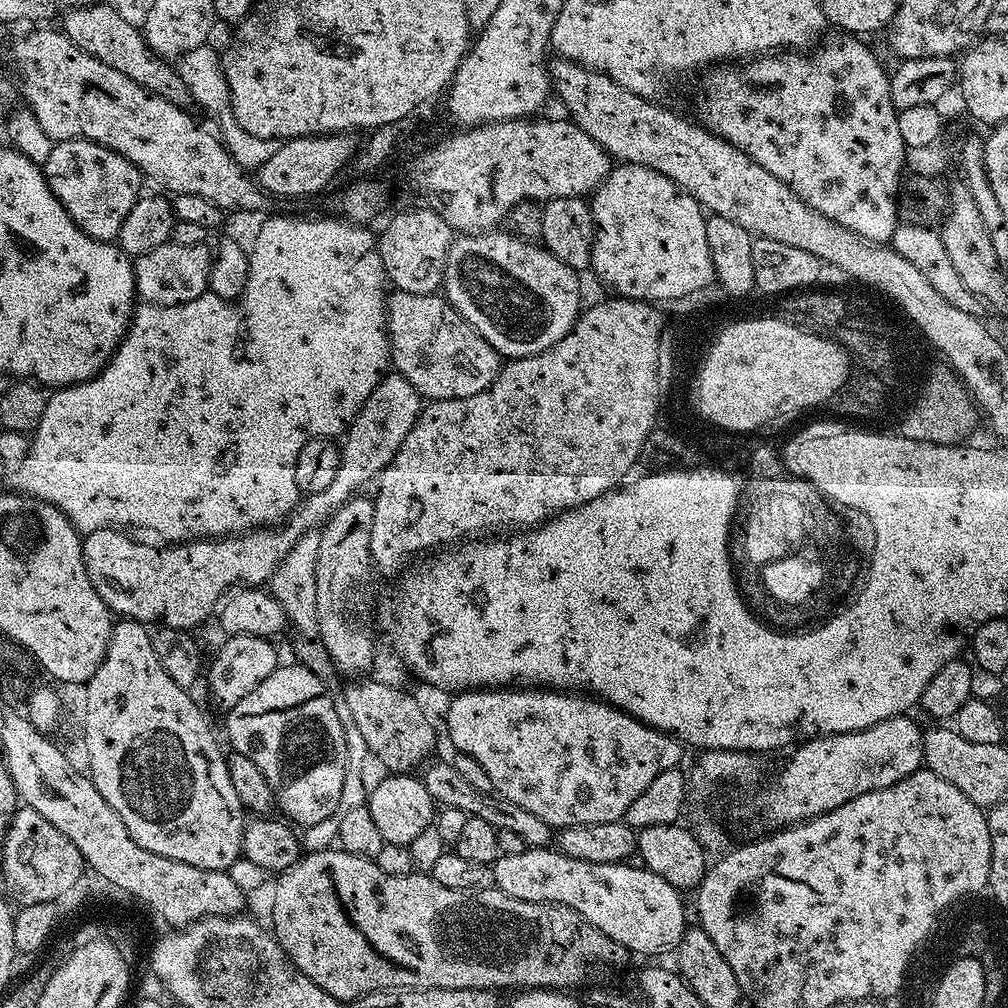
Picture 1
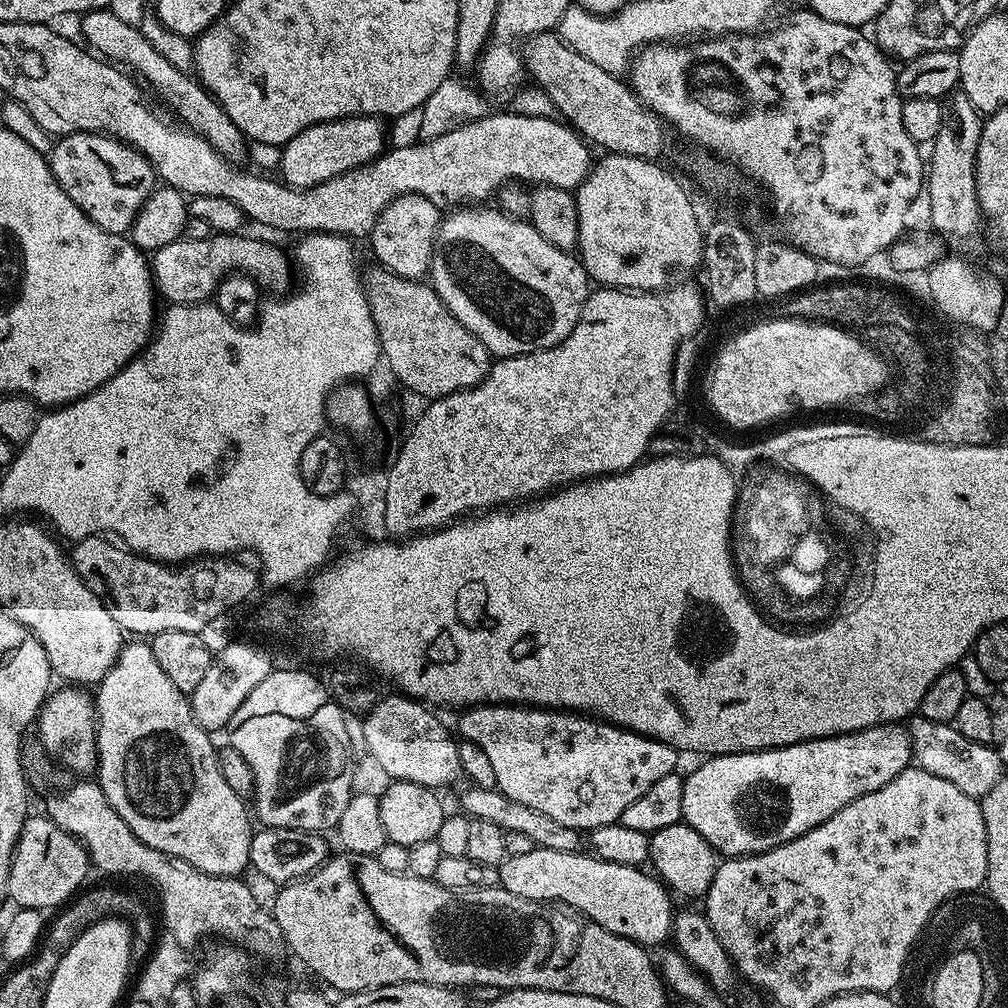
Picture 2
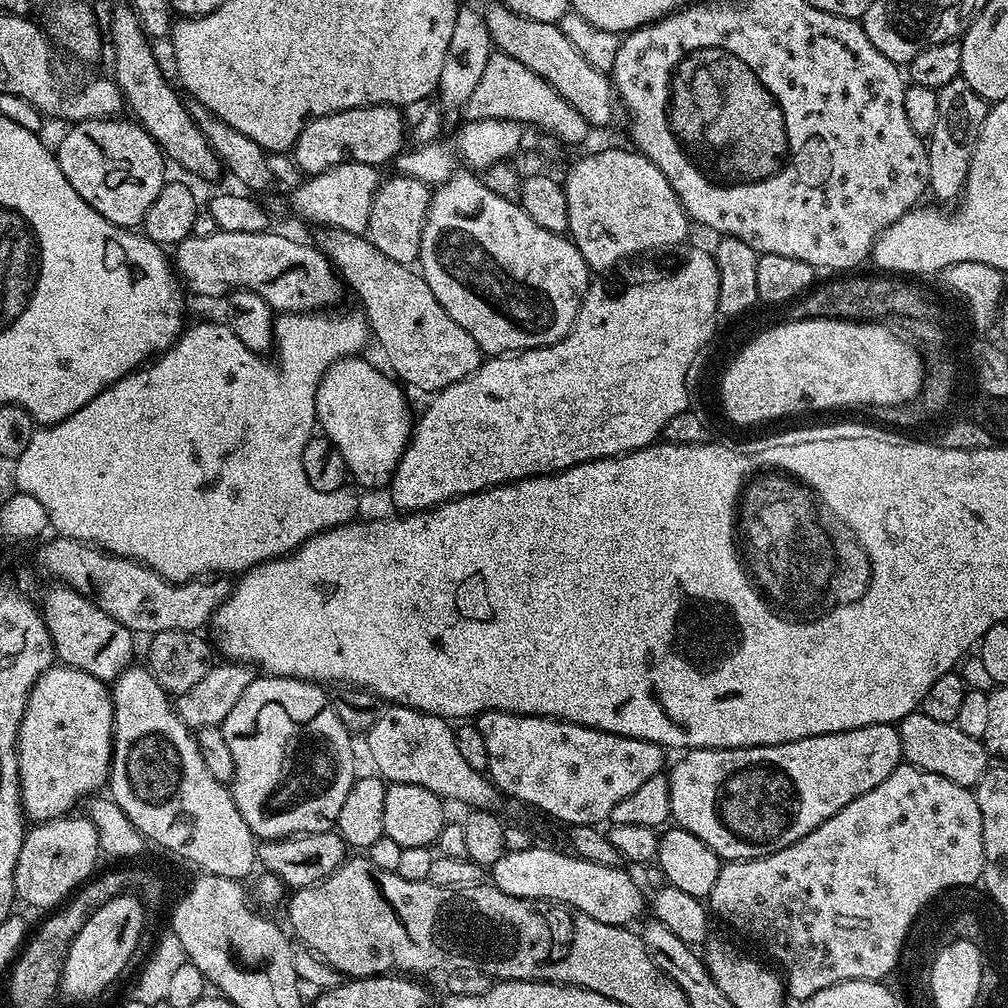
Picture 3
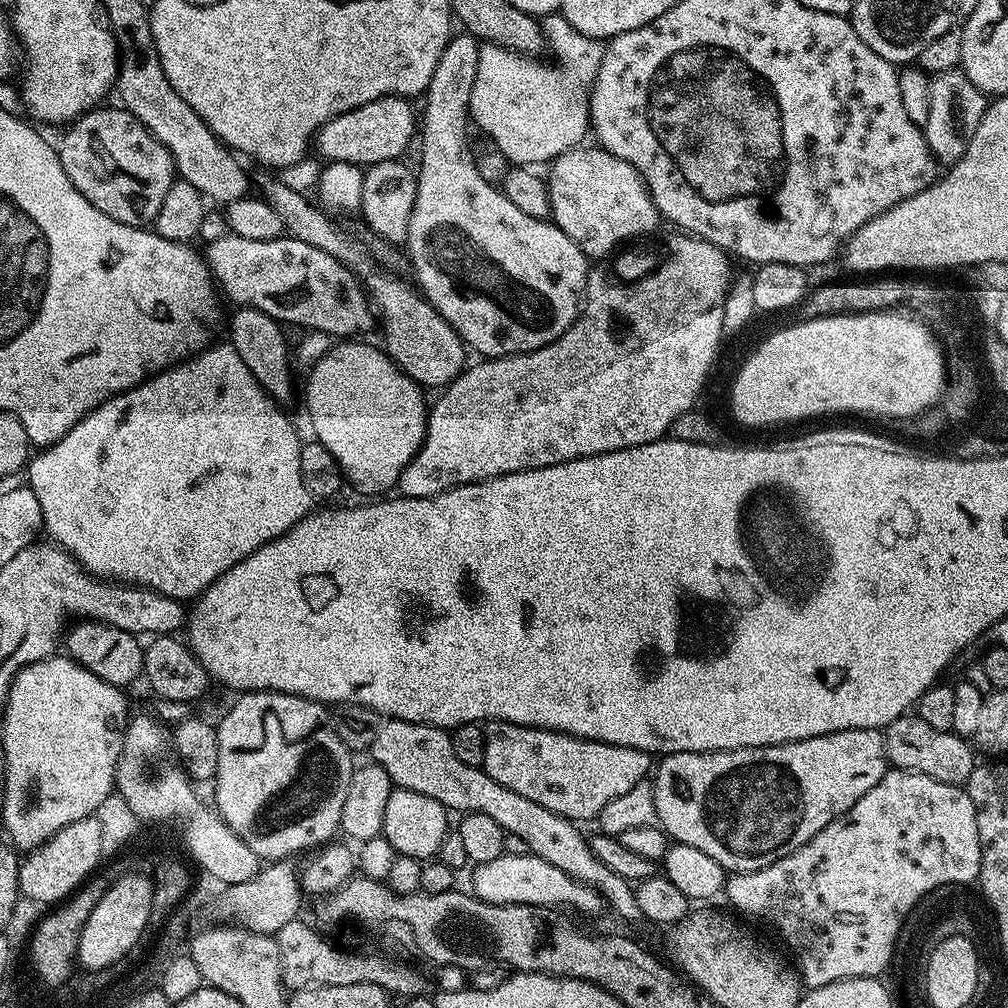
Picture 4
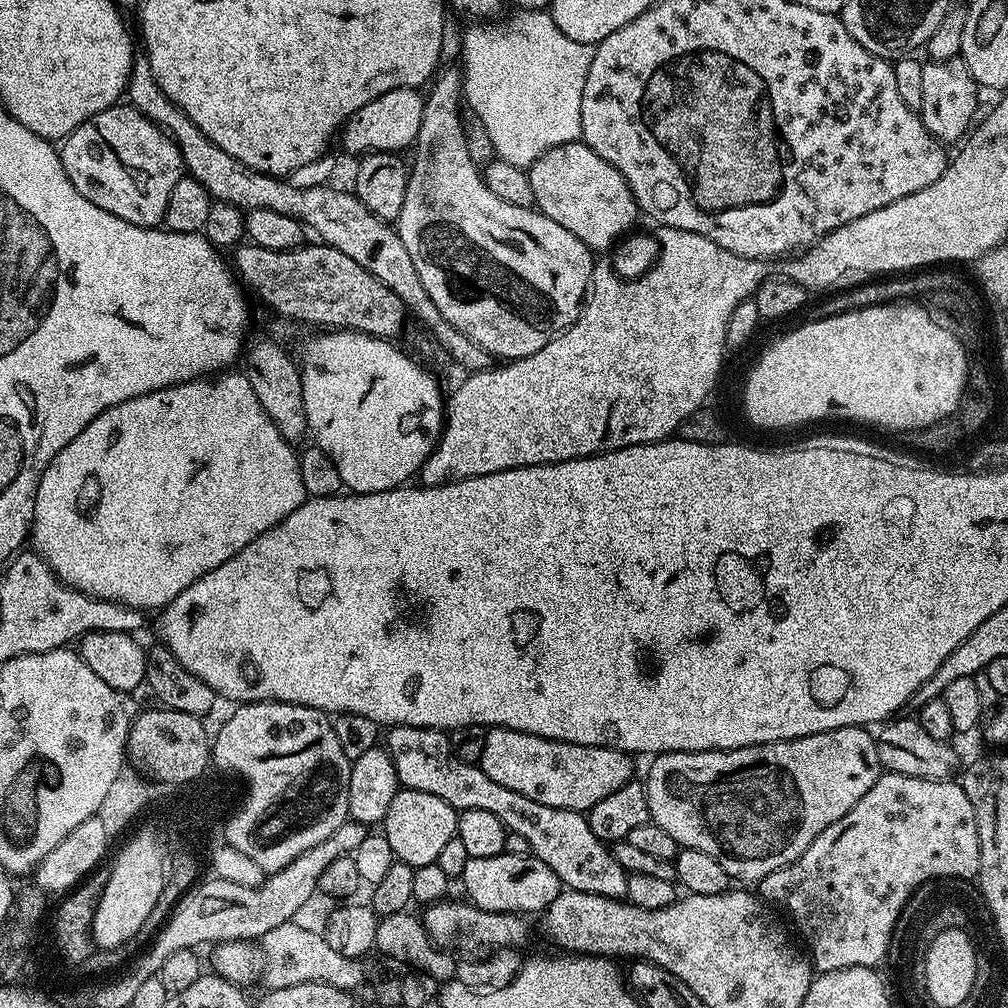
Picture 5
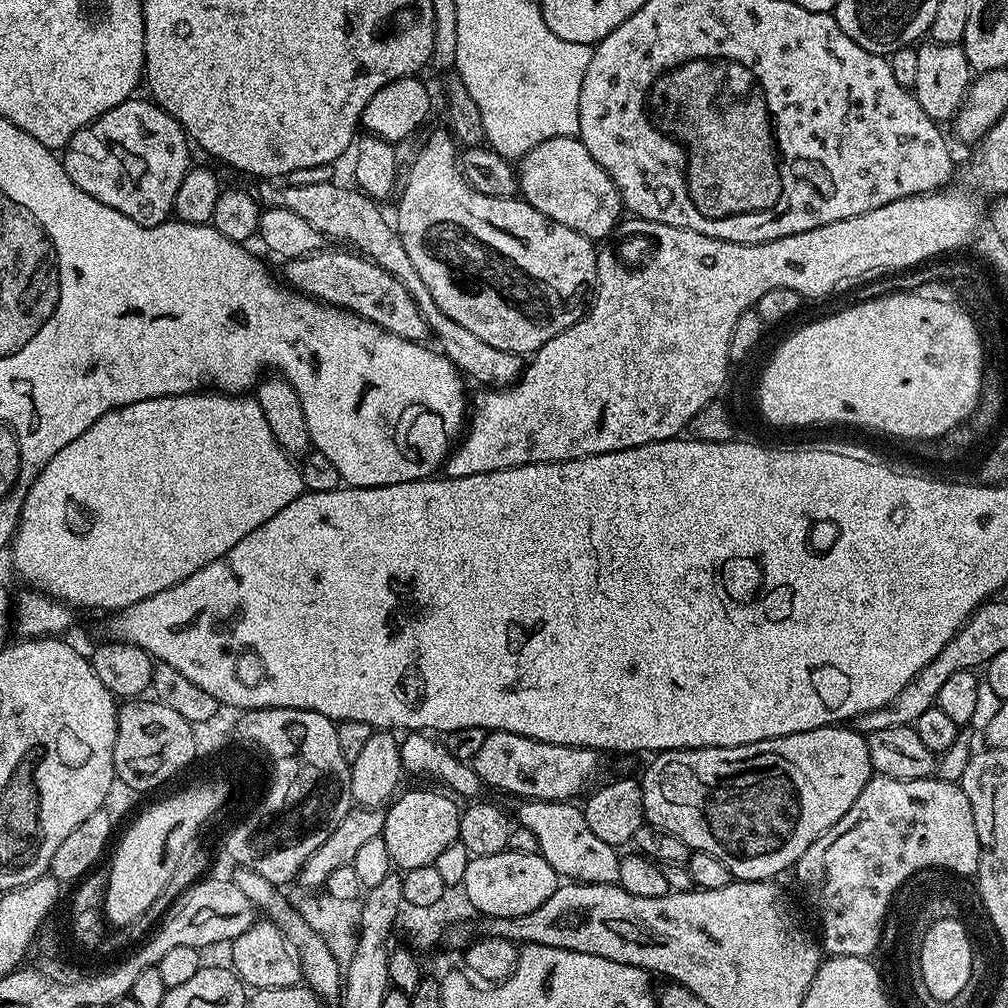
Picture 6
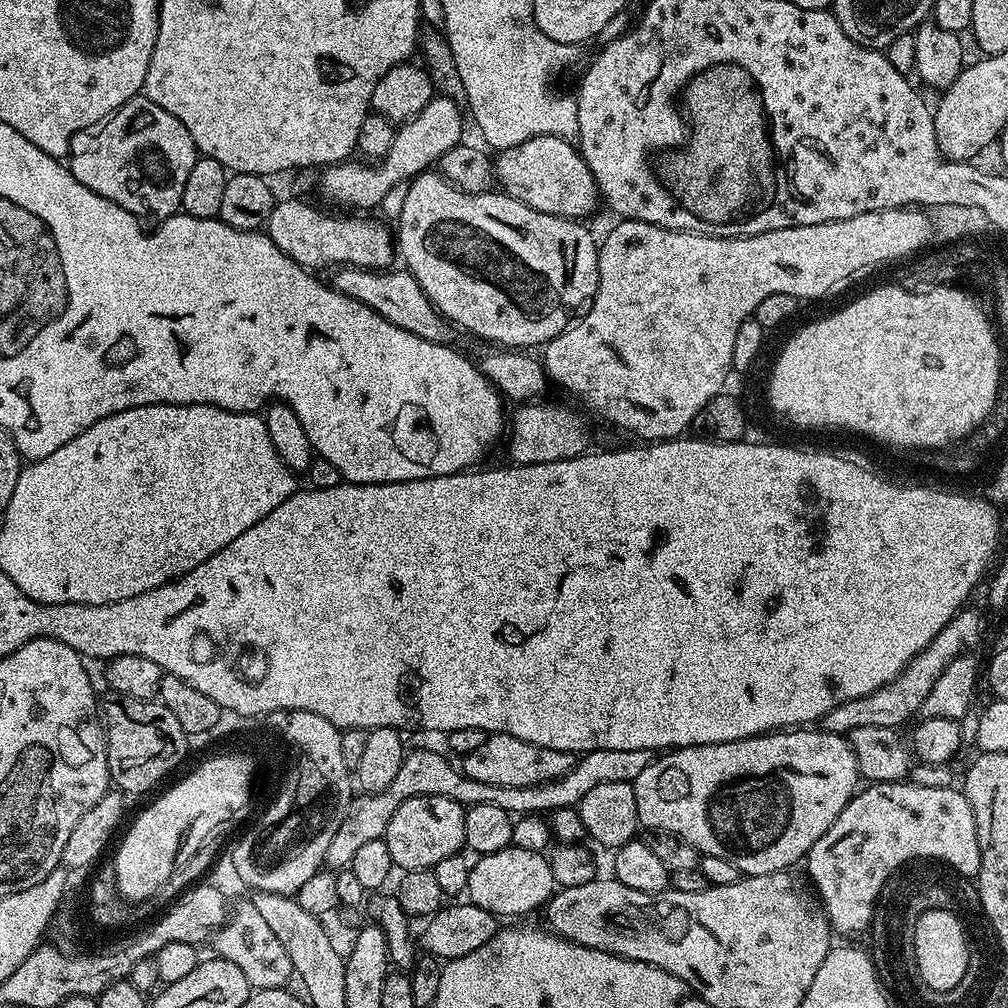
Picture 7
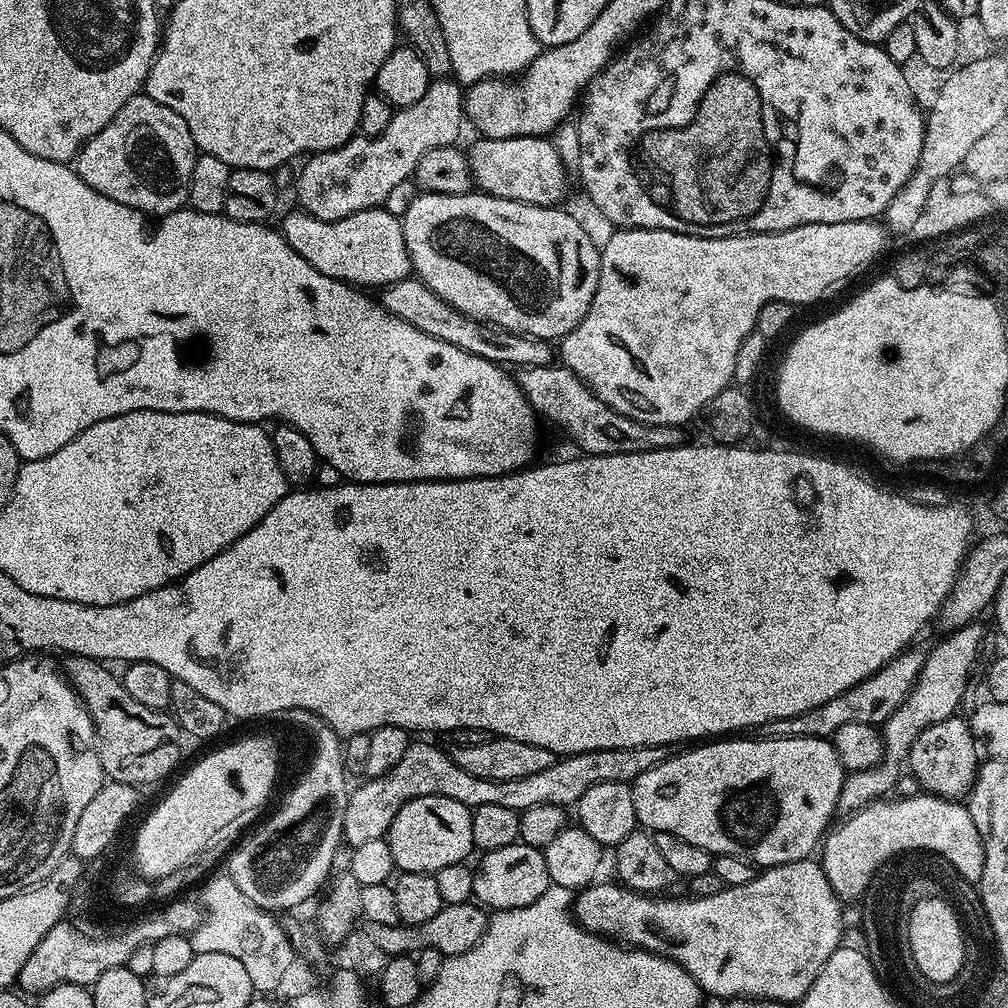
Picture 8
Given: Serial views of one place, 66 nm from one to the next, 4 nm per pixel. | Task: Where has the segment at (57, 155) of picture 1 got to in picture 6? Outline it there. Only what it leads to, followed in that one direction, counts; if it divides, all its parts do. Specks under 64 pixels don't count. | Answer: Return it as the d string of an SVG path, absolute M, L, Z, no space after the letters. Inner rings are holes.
M148 98L136 99L123 100L114 110L102 114L85 128L79 128L70 138L68 147L63 149L62 163L74 186L86 190L90 198L98 198L98 202L126 214L126 218L134 218L134 222L153 228L173 215L178 186L182 186L182 178L186 178L190 167L190 141L180 123L159 104Z

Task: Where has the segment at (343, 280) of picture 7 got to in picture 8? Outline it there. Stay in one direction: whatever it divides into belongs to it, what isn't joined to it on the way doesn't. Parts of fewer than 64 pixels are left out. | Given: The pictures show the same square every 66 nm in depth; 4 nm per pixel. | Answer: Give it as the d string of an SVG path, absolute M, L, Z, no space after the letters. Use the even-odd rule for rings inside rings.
M409 278L389 284L379 293L378 299L389 314L402 318L402 322L410 322L410 326L422 330L422 334L430 338L438 338L442 342L450 342L450 346L458 346L458 350L478 354L478 358L493 360L495 364L501 366L516 364L515 366L523 368L553 363L554 348L549 341L523 336L470 318L462 310L450 306L450 302L438 298L438 294L434 294L434 290L430 290L430 286L426 286L419 278Z

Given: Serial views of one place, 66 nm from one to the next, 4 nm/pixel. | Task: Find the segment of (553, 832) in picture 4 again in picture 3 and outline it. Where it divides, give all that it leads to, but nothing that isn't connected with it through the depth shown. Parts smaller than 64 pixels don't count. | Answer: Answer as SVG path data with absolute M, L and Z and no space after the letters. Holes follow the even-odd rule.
M393 705L387 707L366 734L365 742L375 758L378 774L389 783L422 786L440 799L466 804L474 810L490 810L502 800L500 790L485 773L471 769L464 761L456 742L456 734L449 721L441 716L427 715L413 708Z

